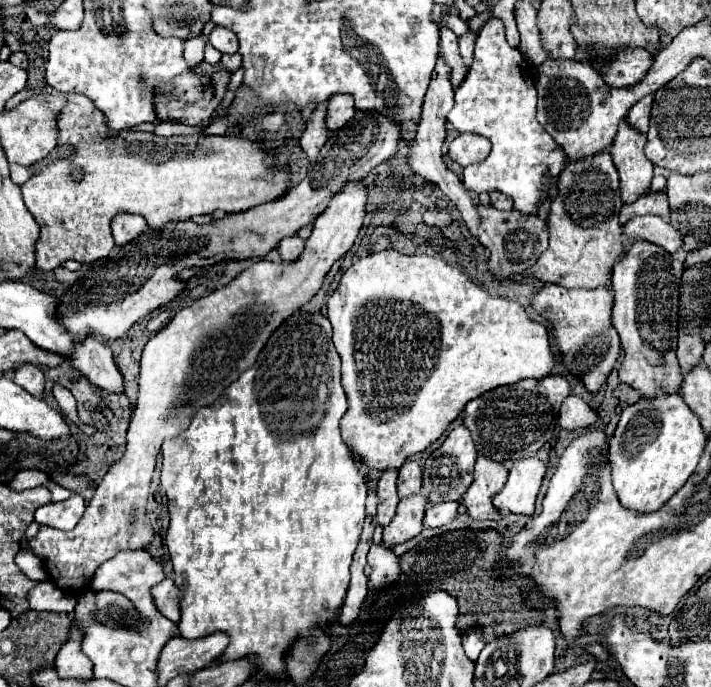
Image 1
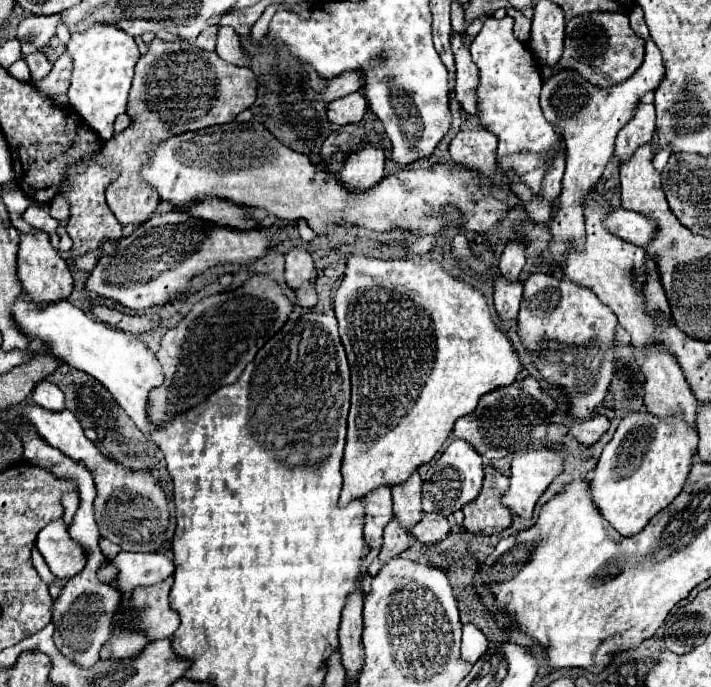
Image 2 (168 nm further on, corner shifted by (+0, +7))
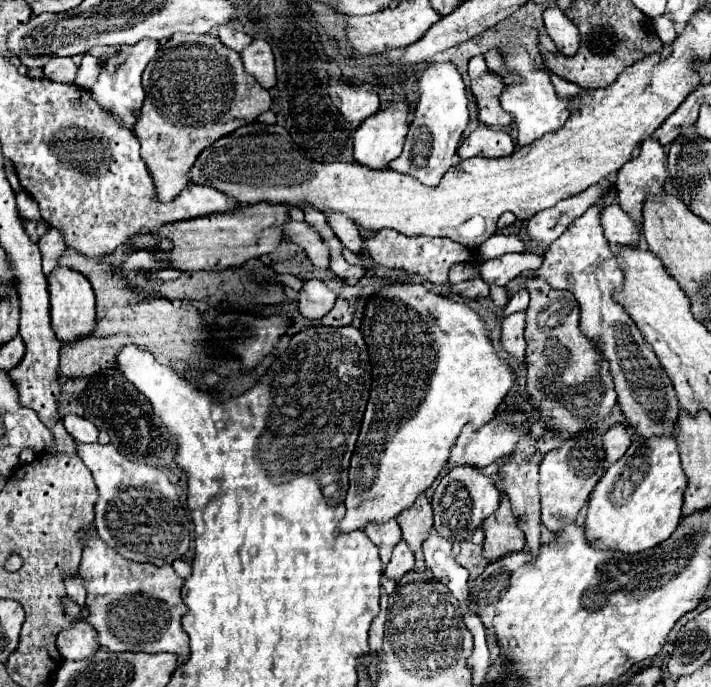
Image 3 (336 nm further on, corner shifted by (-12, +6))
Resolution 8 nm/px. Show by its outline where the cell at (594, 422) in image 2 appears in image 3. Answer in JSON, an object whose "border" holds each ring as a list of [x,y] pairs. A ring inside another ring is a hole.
{"border":[[[622,425],[612,427],[610,431],[602,433],[602,441],[604,441],[604,451],[606,451],[606,459],[610,463],[616,463],[630,447],[630,437],[624,431]]]}

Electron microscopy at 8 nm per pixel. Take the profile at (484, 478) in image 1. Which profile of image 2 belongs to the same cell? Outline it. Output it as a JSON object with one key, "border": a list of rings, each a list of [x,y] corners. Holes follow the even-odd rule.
{"border":[[[486,466],[484,468],[484,484],[482,484],[480,494],[476,496],[476,502],[462,508],[464,528],[470,532],[480,532],[480,534],[498,534],[498,532],[506,530],[512,524],[510,510],[500,502],[500,496],[506,492],[506,488],[508,488],[508,476],[502,474],[500,470],[496,470],[494,466]]]}

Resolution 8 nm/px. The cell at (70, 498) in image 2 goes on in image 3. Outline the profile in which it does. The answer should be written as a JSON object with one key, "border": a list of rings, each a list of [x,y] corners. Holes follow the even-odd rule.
{"border":[[[94,527],[82,529],[80,537],[84,539],[84,551],[80,561],[80,575],[84,575],[86,585],[86,607],[88,607],[88,623],[98,633],[98,643],[104,649],[110,651],[140,651],[140,653],[174,653],[178,657],[178,663],[184,663],[188,659],[188,635],[184,633],[180,619],[188,613],[188,607],[184,607],[184,601],[180,597],[180,589],[184,585],[184,579],[178,577],[172,569],[172,565],[156,567],[152,563],[134,563],[122,559],[112,547],[102,543]]]}

